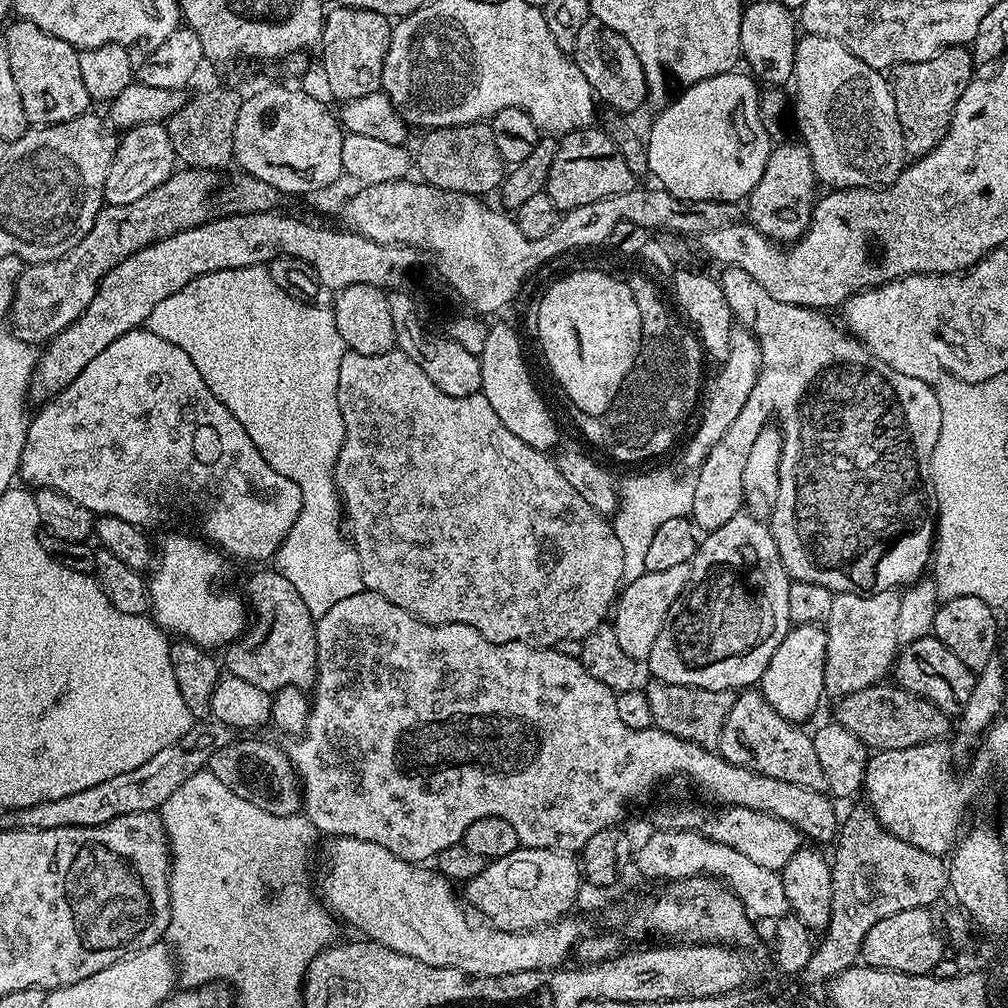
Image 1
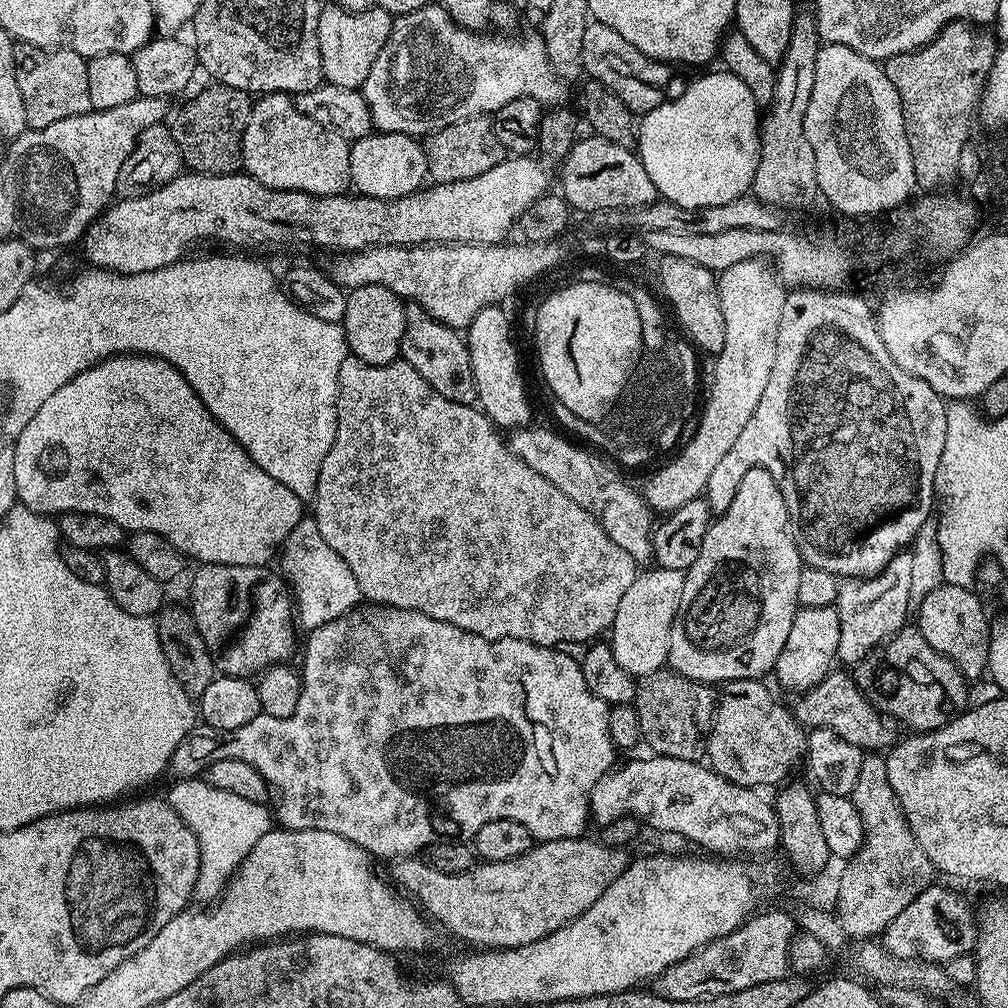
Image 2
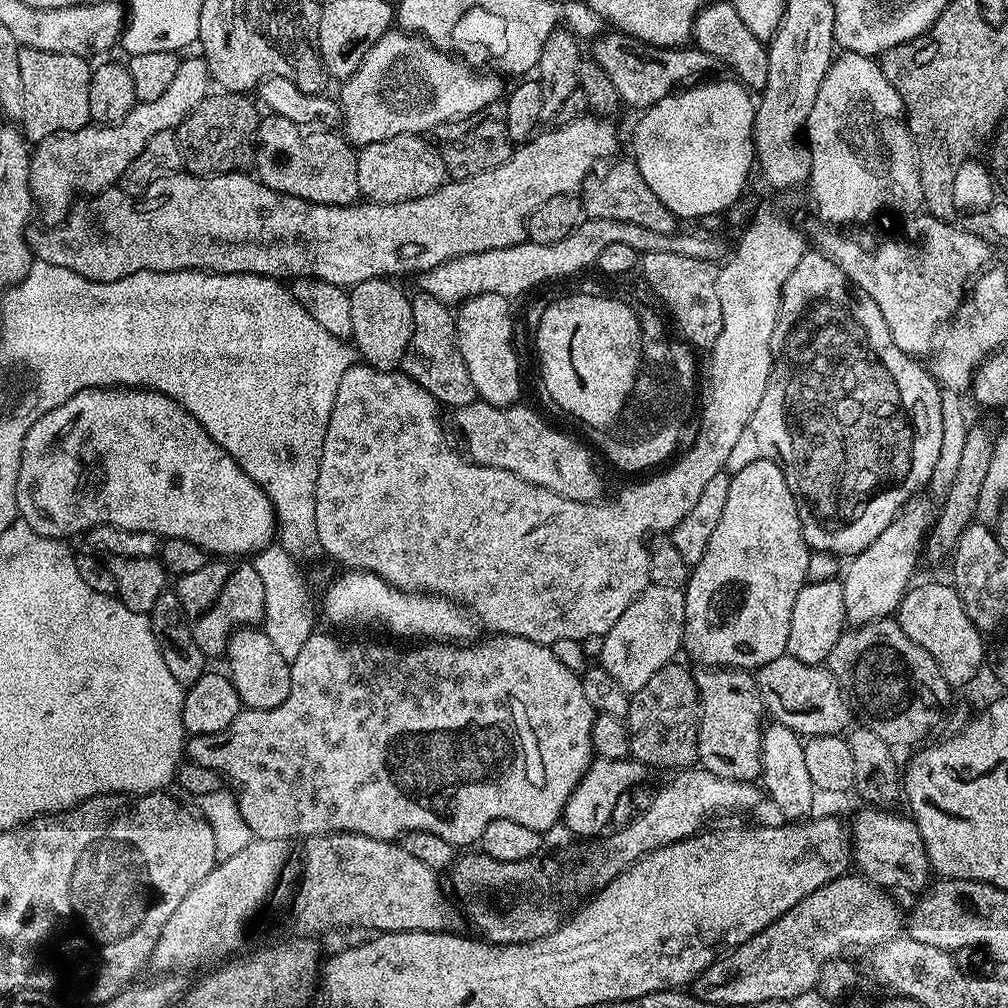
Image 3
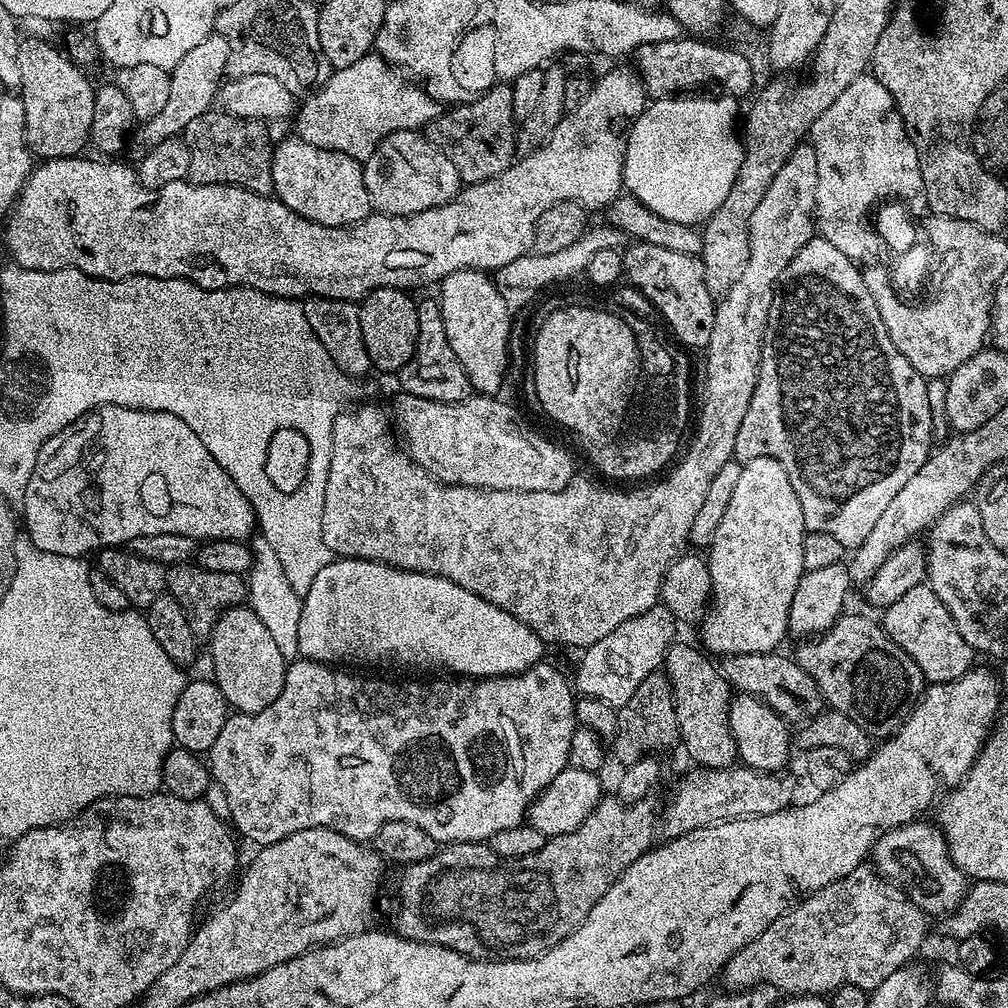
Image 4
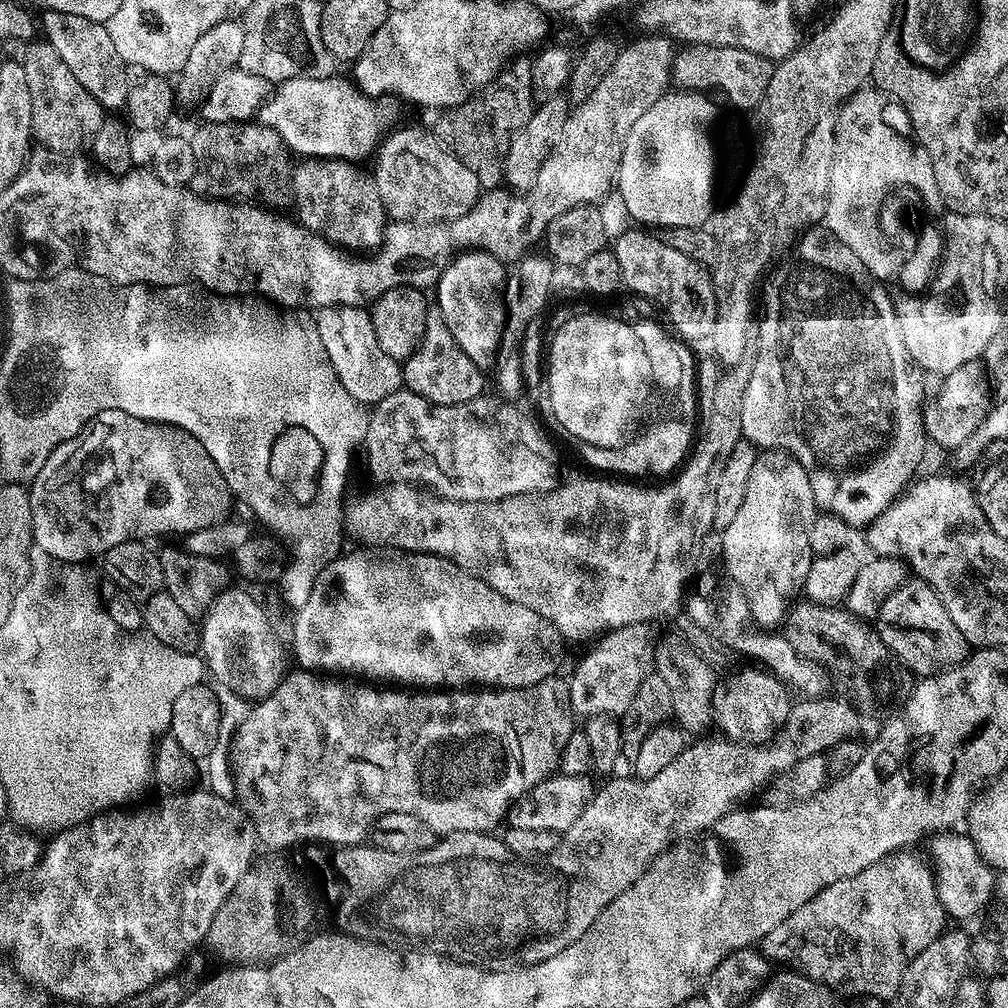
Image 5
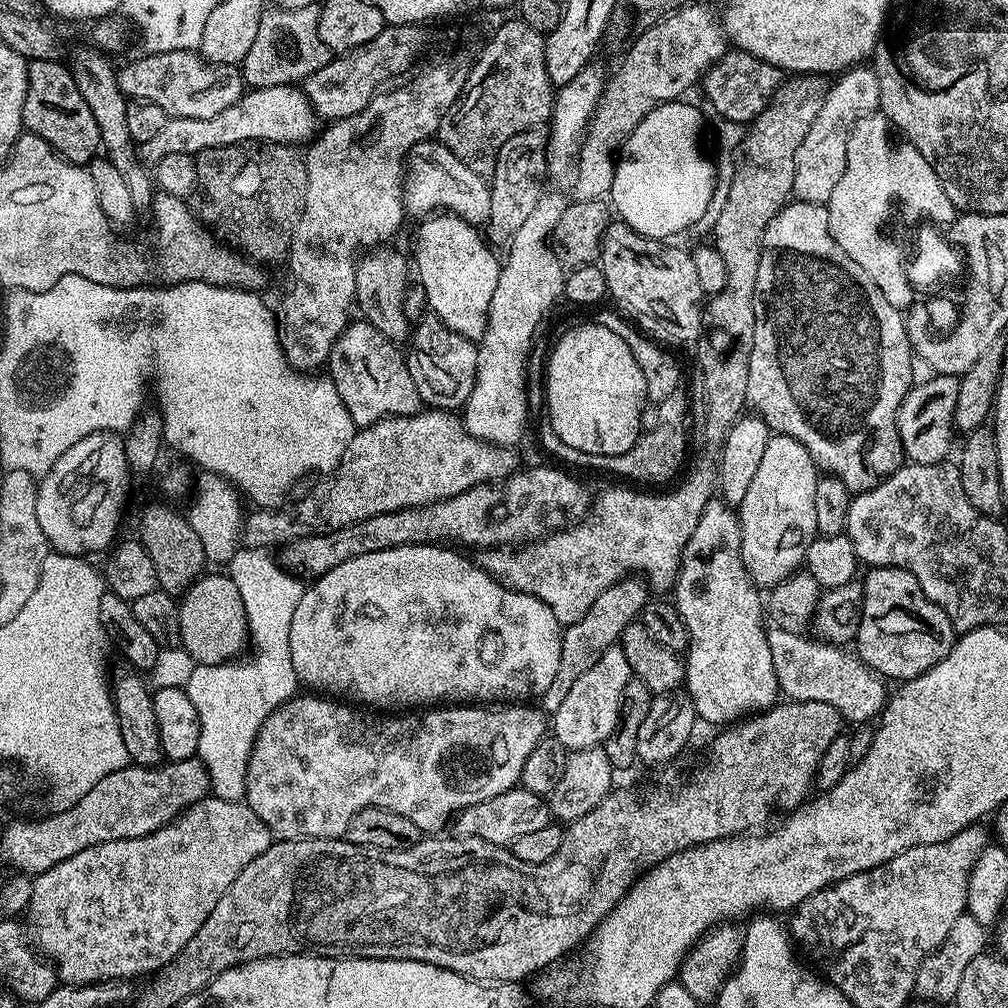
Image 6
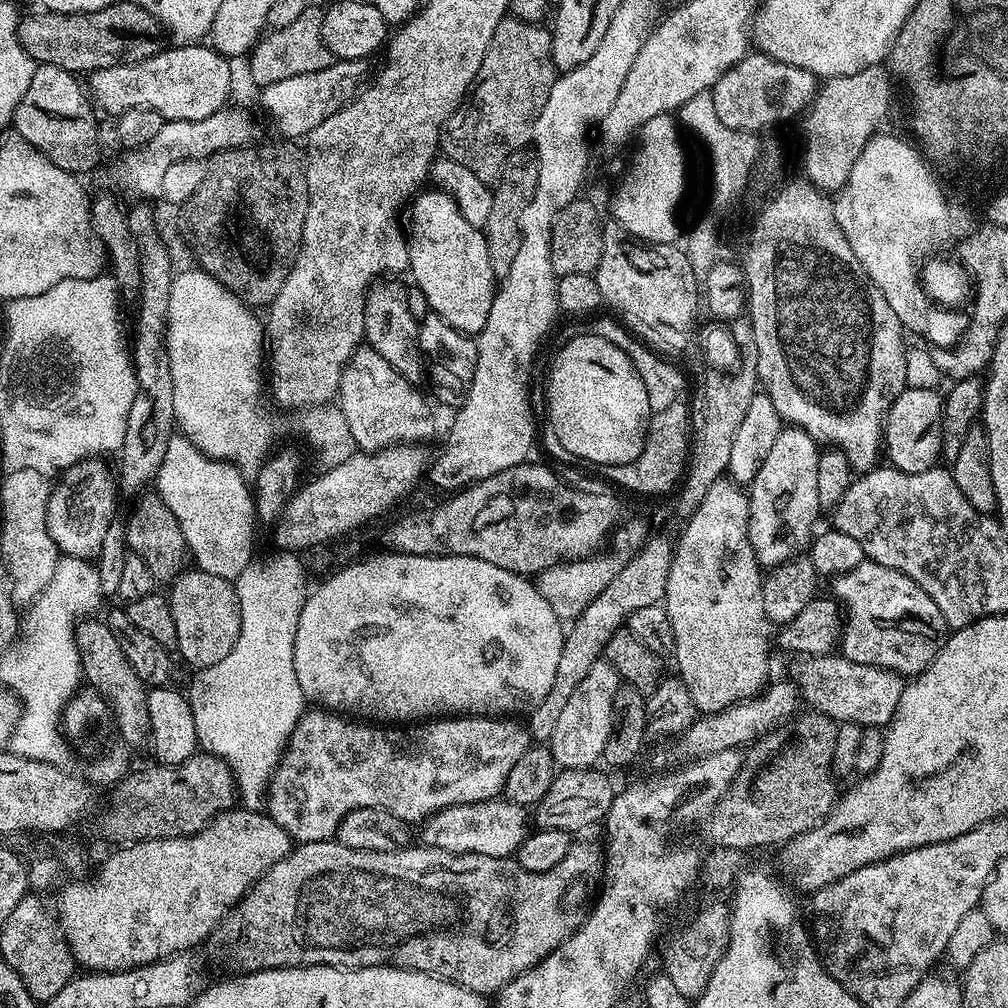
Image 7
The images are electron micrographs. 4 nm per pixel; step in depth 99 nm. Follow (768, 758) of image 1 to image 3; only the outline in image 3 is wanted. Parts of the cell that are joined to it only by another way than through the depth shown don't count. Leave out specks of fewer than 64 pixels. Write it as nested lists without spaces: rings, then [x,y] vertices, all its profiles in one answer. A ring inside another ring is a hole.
[[[701,667],[699,671],[695,673],[700,695],[696,751],[699,767],[718,778],[755,781],[760,775],[760,737],[766,720],[766,709],[756,687],[755,675],[739,668]]]

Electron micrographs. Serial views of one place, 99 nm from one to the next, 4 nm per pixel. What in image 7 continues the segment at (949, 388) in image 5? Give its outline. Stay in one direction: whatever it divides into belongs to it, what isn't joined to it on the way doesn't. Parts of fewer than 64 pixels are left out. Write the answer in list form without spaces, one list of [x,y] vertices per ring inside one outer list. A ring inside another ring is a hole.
[[[905,387],[890,406],[884,417],[882,431],[882,452],[891,467],[918,474],[933,467],[939,459],[940,448],[940,406],[942,396],[936,390]]]

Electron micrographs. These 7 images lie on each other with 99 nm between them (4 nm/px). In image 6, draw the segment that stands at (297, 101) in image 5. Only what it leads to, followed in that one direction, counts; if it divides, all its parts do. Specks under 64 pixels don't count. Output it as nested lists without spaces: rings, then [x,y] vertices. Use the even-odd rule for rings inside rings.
[[[283,84],[269,88],[253,88],[245,91],[240,100],[234,102],[234,106],[226,106],[222,114],[213,114],[211,118],[169,118],[166,126],[162,126],[161,132],[155,138],[150,138],[150,142],[143,144],[142,156],[145,161],[149,160],[149,165],[154,166],[162,158],[166,158],[166,154],[190,154],[195,157],[202,150],[241,144],[243,140],[269,140],[275,144],[300,146],[317,135],[316,123],[318,117],[312,110],[312,103],[299,87]]]

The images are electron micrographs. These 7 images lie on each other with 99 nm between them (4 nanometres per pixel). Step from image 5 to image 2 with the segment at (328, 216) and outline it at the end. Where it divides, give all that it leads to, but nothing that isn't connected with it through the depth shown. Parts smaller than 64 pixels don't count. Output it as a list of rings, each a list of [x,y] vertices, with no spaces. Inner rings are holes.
[[[282,92],[261,95],[253,103],[246,130],[242,134],[242,168],[247,175],[271,188],[291,192],[309,192],[315,196],[342,196],[352,183],[350,174],[350,144],[327,124],[314,122],[296,108],[295,99]]]

